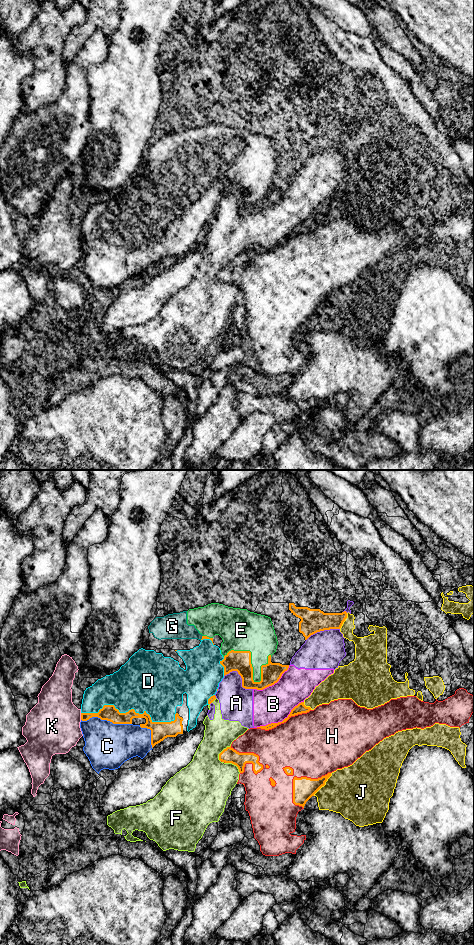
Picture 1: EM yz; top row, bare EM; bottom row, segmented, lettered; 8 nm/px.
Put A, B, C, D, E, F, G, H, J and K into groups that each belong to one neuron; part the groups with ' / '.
A B F / C D E G / H / J / K

